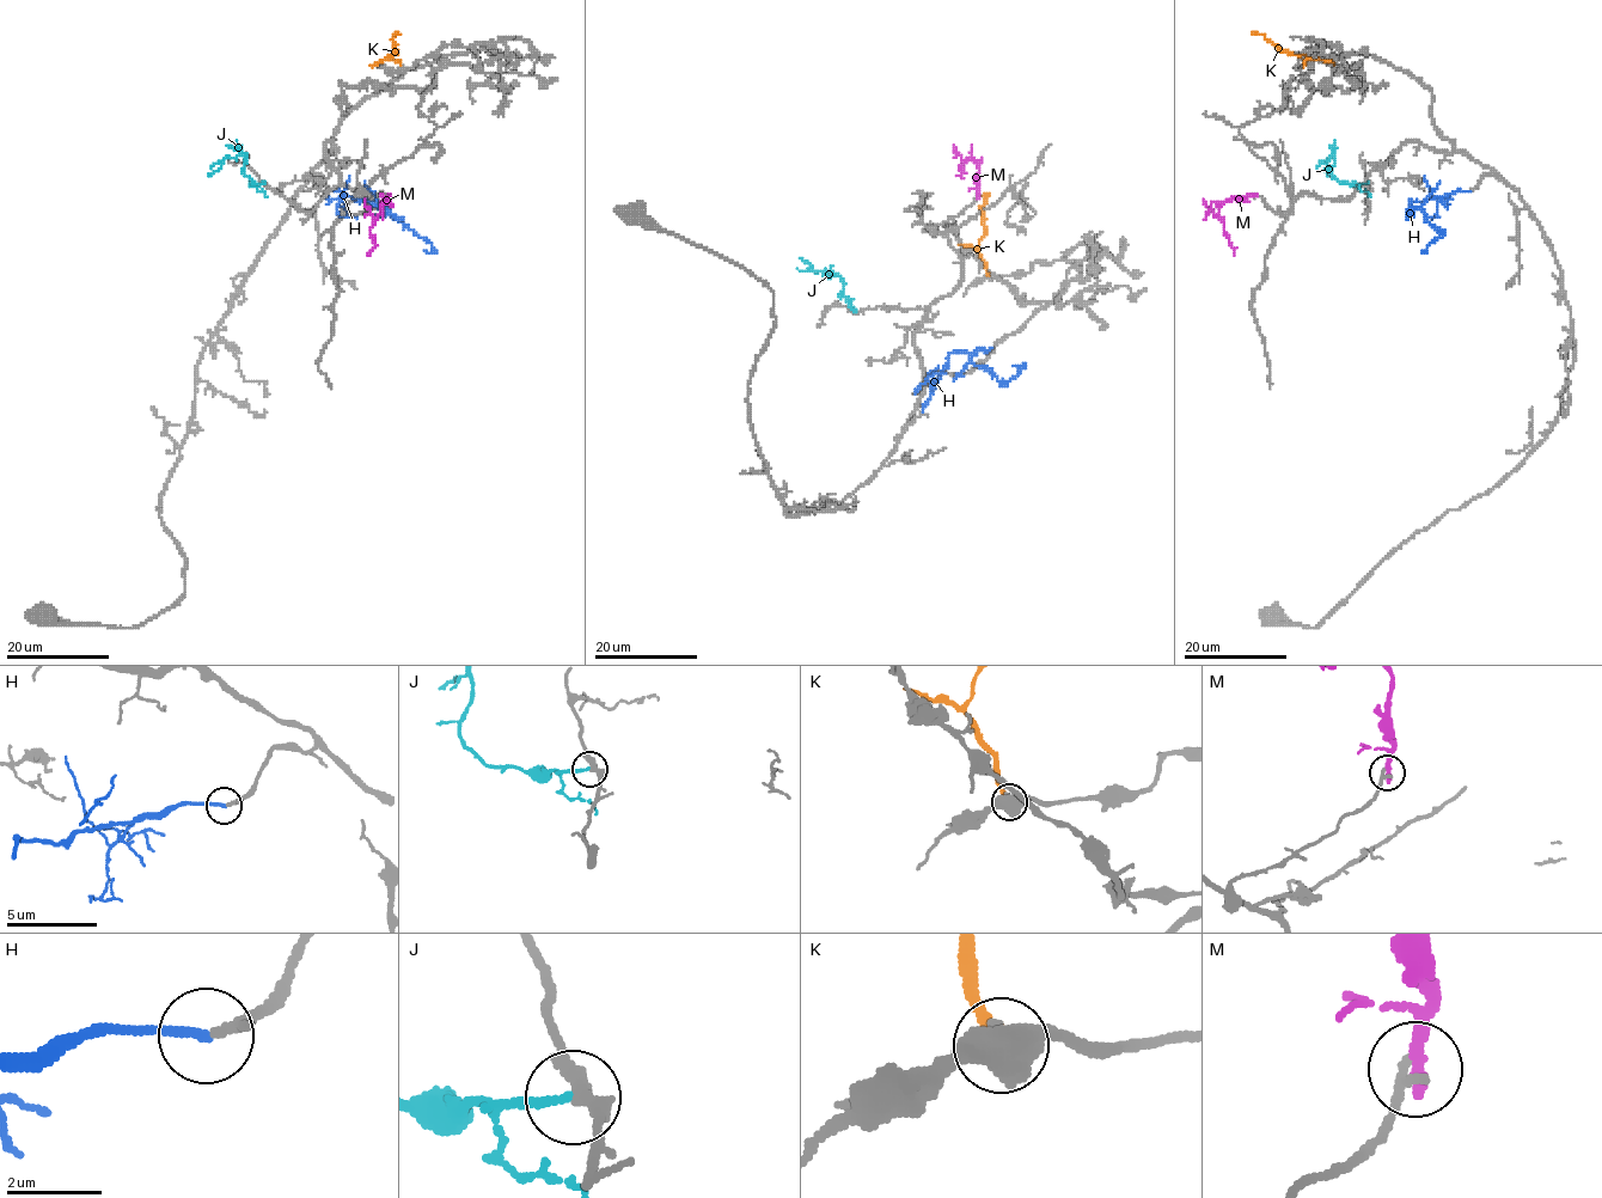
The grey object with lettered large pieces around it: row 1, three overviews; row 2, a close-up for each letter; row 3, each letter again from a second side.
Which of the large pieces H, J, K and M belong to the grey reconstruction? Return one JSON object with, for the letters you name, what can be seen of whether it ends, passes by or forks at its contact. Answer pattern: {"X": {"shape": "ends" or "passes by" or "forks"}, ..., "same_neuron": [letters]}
{"H": {"shape": "ends"}, "same_neuron": ["H"]}

